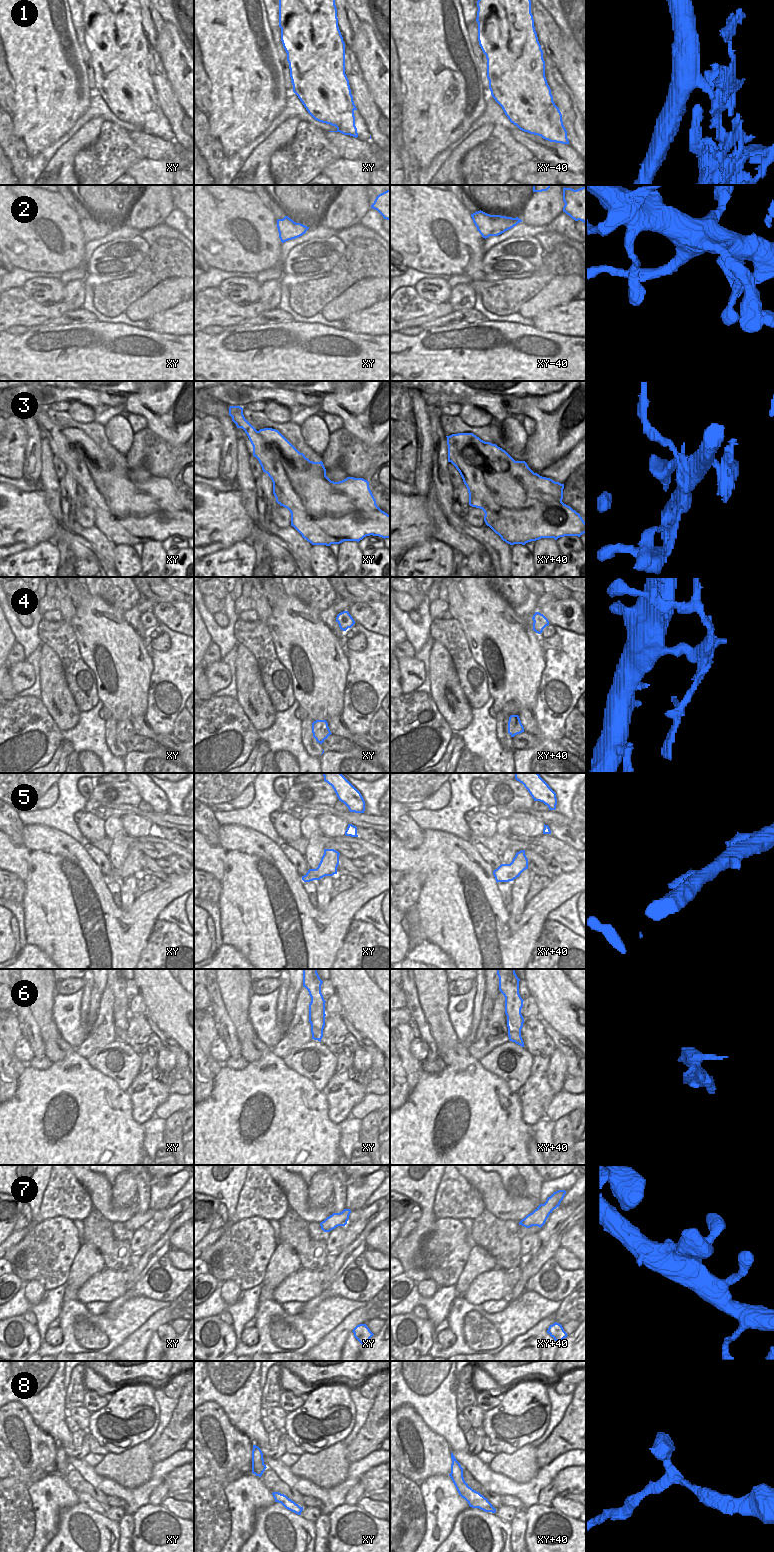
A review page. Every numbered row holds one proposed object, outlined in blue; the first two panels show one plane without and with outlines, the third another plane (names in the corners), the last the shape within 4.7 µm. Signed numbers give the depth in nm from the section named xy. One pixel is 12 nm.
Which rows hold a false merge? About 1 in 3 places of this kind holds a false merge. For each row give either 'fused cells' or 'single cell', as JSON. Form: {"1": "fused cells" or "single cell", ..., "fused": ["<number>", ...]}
{"1": "fused cells", "2": "fused cells", "3": "single cell", "4": "fused cells", "5": "single cell", "6": "single cell", "7": "single cell", "8": "single cell", "fused": ["1", "2", "4"]}

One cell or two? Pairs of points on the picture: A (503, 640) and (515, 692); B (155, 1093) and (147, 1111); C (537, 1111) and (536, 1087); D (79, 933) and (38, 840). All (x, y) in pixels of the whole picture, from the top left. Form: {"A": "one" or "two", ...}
{"A": "one", "B": "one", "C": "one", "D": "one"}

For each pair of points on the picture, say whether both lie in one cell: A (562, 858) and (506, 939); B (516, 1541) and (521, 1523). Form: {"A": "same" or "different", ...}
{"A": "different", "B": "same"}

